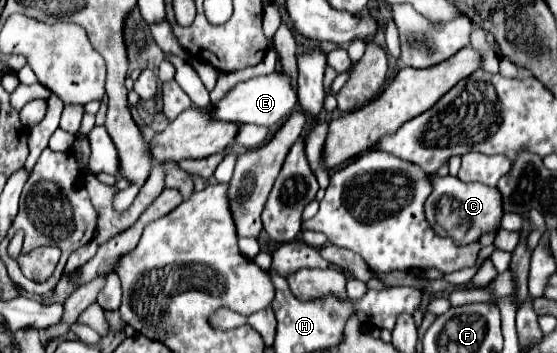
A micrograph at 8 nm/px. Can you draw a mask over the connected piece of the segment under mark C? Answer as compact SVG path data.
M433 176L431 194L425 200L425 216L439 236L451 236L457 244L471 244L501 224L501 194L483 184L465 184L455 176Z

